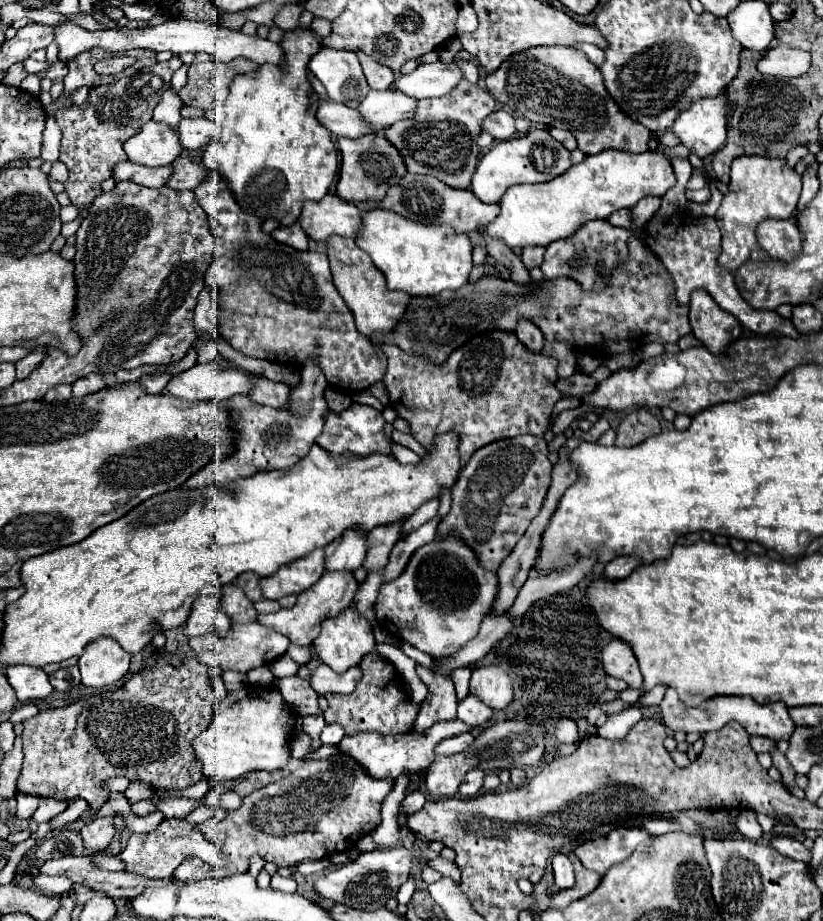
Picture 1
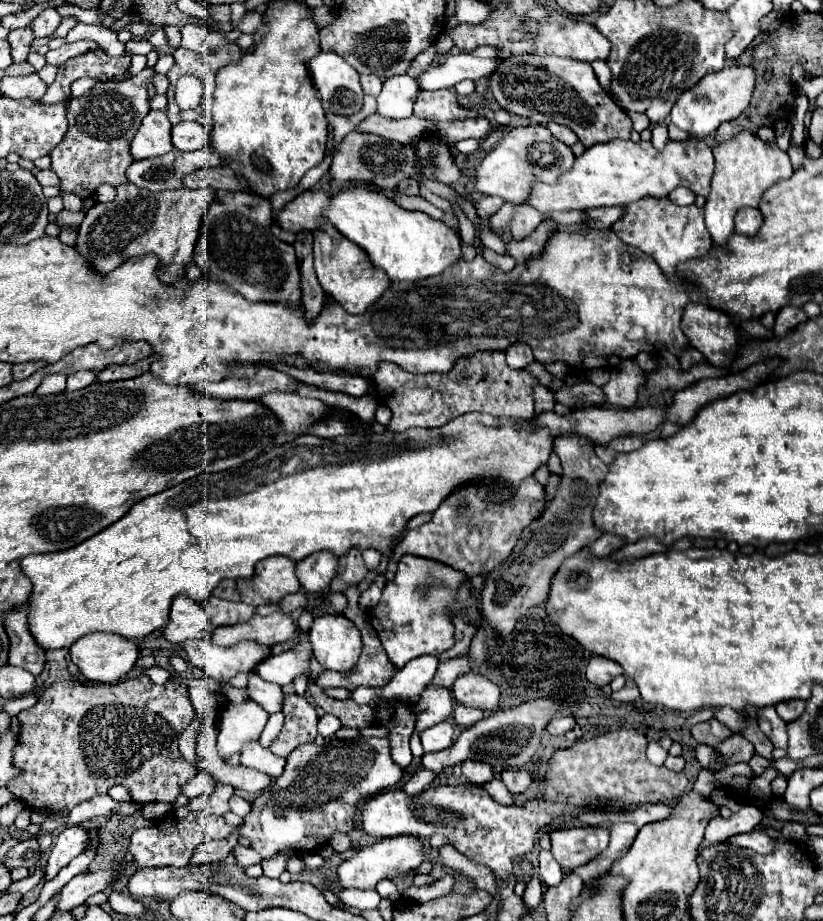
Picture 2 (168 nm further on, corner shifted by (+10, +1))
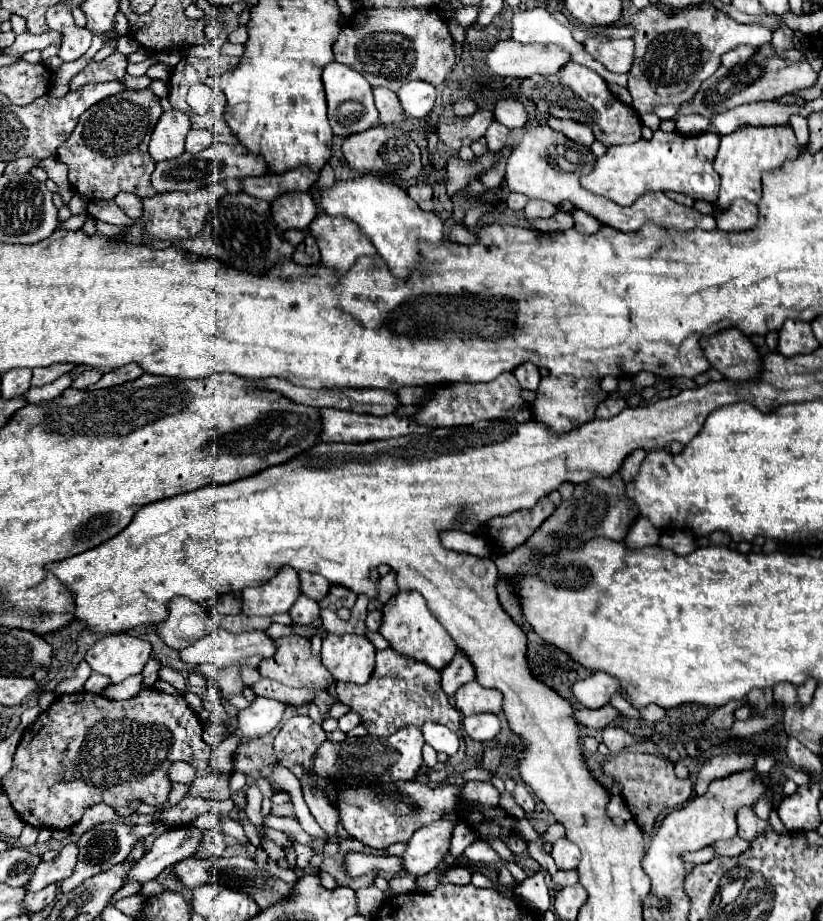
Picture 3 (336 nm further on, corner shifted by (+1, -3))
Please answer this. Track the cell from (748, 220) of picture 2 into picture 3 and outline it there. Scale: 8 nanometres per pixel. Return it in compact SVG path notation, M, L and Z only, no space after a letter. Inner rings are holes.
M733 200L725 210L713 210L719 230L725 232L743 232L757 224L757 206L747 200Z

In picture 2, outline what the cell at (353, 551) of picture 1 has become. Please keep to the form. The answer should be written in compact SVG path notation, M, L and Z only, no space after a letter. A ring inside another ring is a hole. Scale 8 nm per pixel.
M326 550L314 552L300 560L296 566L296 576L306 592L324 594L338 572L338 556Z

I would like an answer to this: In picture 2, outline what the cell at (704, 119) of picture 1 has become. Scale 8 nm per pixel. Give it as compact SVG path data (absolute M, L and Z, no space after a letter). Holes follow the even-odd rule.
M728 64L720 72L712 72L712 76L704 76L696 88L690 88L680 96L670 112L670 120L680 130L686 130L694 138L708 138L722 122L734 120L748 108L750 96L754 92L754 68L752 66L736 66Z

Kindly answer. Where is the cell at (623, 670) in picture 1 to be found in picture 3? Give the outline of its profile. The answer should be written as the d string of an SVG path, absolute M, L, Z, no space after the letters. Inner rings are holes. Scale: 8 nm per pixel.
M605 672L591 674L585 680L579 680L579 682L573 684L575 698L585 708L591 708L591 710L605 706L615 692L619 692L617 680L613 680L613 676L609 676Z

